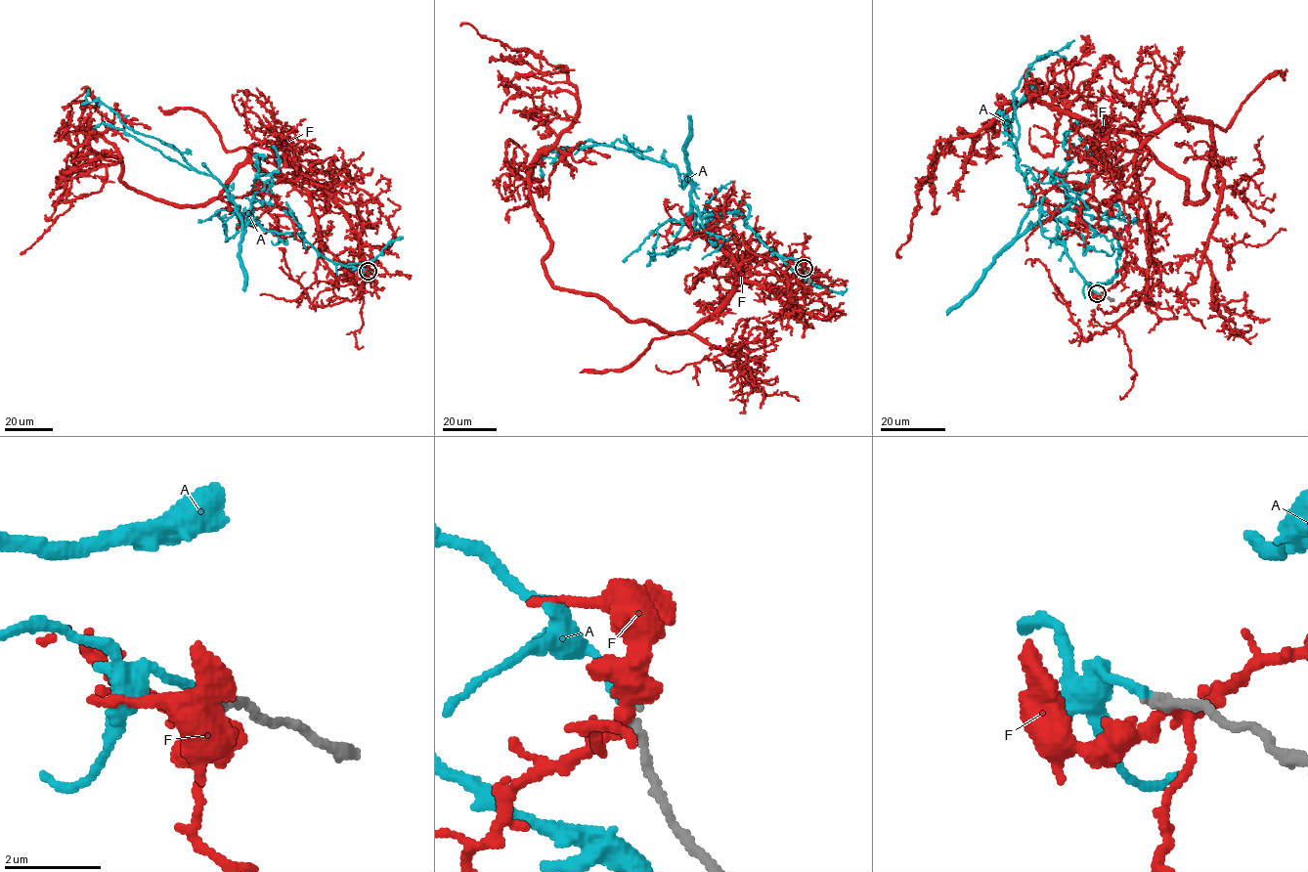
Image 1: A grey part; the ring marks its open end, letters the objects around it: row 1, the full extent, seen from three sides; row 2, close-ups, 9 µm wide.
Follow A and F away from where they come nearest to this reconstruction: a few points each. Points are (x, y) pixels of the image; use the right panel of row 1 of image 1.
A: (1098, 293), (1052, 239), (1068, 231), (1061, 220), (1017, 234), (1032, 197), (1014, 91), (1074, 40)
F: (1098, 294), (1150, 266), (1136, 152), (1204, 119), (1186, 201), (1134, 135), (1025, 100), (939, 141), (900, 257)

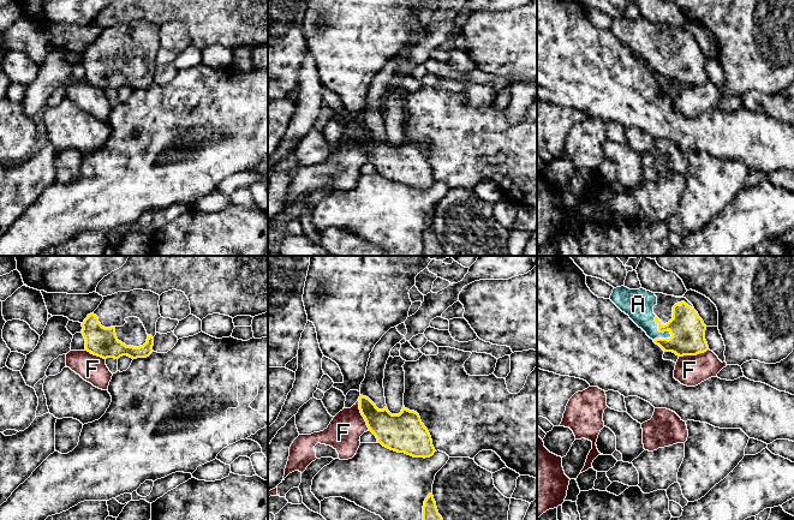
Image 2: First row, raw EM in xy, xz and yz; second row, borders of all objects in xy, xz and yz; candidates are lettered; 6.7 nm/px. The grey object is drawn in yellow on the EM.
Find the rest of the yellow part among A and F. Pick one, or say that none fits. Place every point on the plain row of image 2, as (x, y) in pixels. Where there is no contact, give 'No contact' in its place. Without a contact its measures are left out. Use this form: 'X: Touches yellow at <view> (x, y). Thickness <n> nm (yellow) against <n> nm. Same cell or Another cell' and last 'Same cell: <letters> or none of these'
A: Touches yellow at yz (661, 63). Thickness 240 nm (yellow) against 200 nm. Same cell
F: Touches yellow at yz (693, 85). Thickness 240 nm (yellow) against 200 nm. Another cell
Same cell: A

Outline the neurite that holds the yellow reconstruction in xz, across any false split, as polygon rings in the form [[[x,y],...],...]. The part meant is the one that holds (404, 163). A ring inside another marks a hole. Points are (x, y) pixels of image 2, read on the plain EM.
[[[360,126],[358,132],[369,162],[383,178],[413,189],[434,186],[431,167],[417,143],[404,137],[399,145],[392,145],[387,137],[378,141],[366,127]]]

